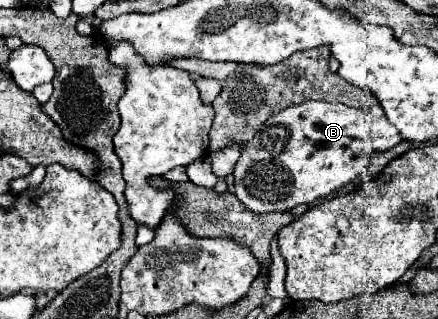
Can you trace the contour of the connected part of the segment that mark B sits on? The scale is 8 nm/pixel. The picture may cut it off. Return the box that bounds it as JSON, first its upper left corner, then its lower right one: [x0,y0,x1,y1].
[233,102,371,212]

